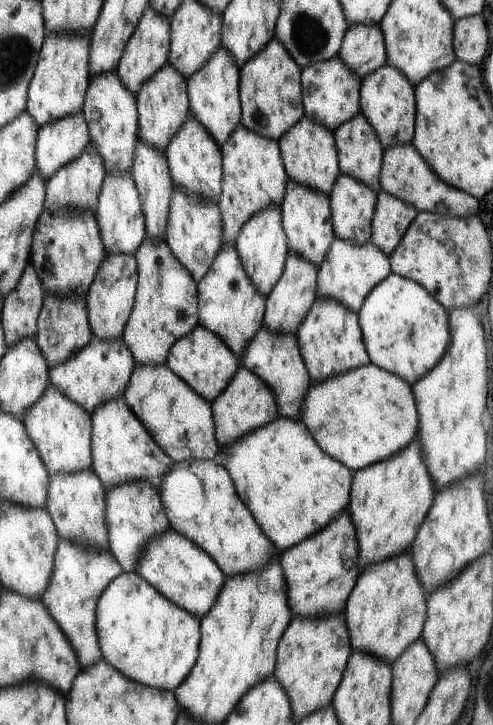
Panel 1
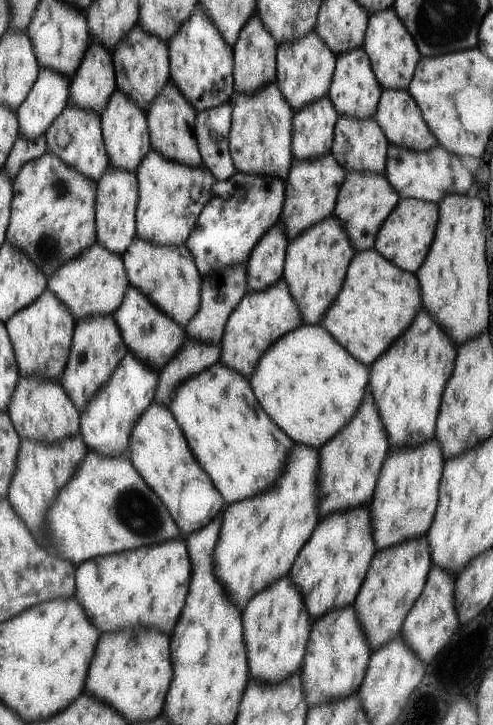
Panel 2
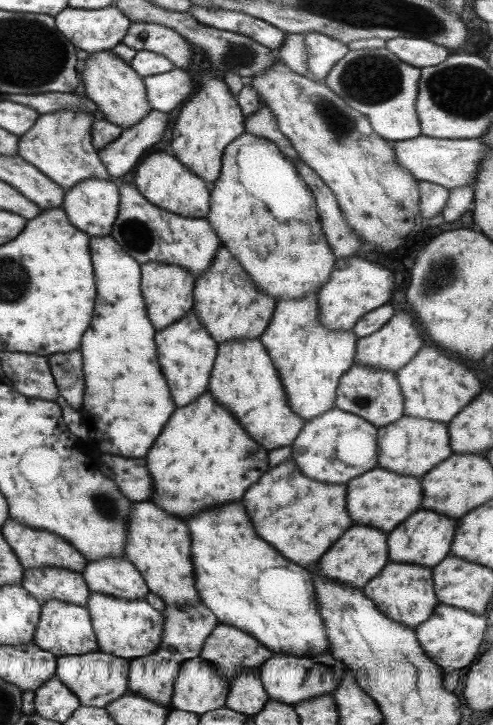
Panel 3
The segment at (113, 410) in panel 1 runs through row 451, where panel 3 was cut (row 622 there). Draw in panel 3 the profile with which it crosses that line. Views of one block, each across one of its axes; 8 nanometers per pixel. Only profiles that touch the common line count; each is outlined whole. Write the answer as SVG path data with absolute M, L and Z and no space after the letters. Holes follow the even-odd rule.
M90 592L86 606L98 650L129 661L149 655L159 647L163 614L153 610L145 598L125 600L105 593Z

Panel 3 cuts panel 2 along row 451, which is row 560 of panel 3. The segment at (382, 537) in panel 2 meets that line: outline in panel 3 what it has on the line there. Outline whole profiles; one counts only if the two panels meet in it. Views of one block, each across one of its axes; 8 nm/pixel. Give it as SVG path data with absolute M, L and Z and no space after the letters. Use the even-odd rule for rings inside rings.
M417 510L411 514L405 522L401 522L395 530L387 534L387 552L389 560L393 562L411 562L421 566L435 566L441 562L449 552L449 542L453 540L453 530L457 526L457 520L441 514L433 514L431 510Z

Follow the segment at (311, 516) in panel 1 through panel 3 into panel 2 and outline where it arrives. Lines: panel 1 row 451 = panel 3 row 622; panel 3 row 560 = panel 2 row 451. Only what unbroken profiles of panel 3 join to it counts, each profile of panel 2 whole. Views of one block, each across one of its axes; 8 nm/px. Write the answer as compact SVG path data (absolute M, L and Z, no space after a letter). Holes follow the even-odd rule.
M221 362L183 382L169 404L187 444L227 506L269 488L281 474L291 440L259 408L245 378Z

